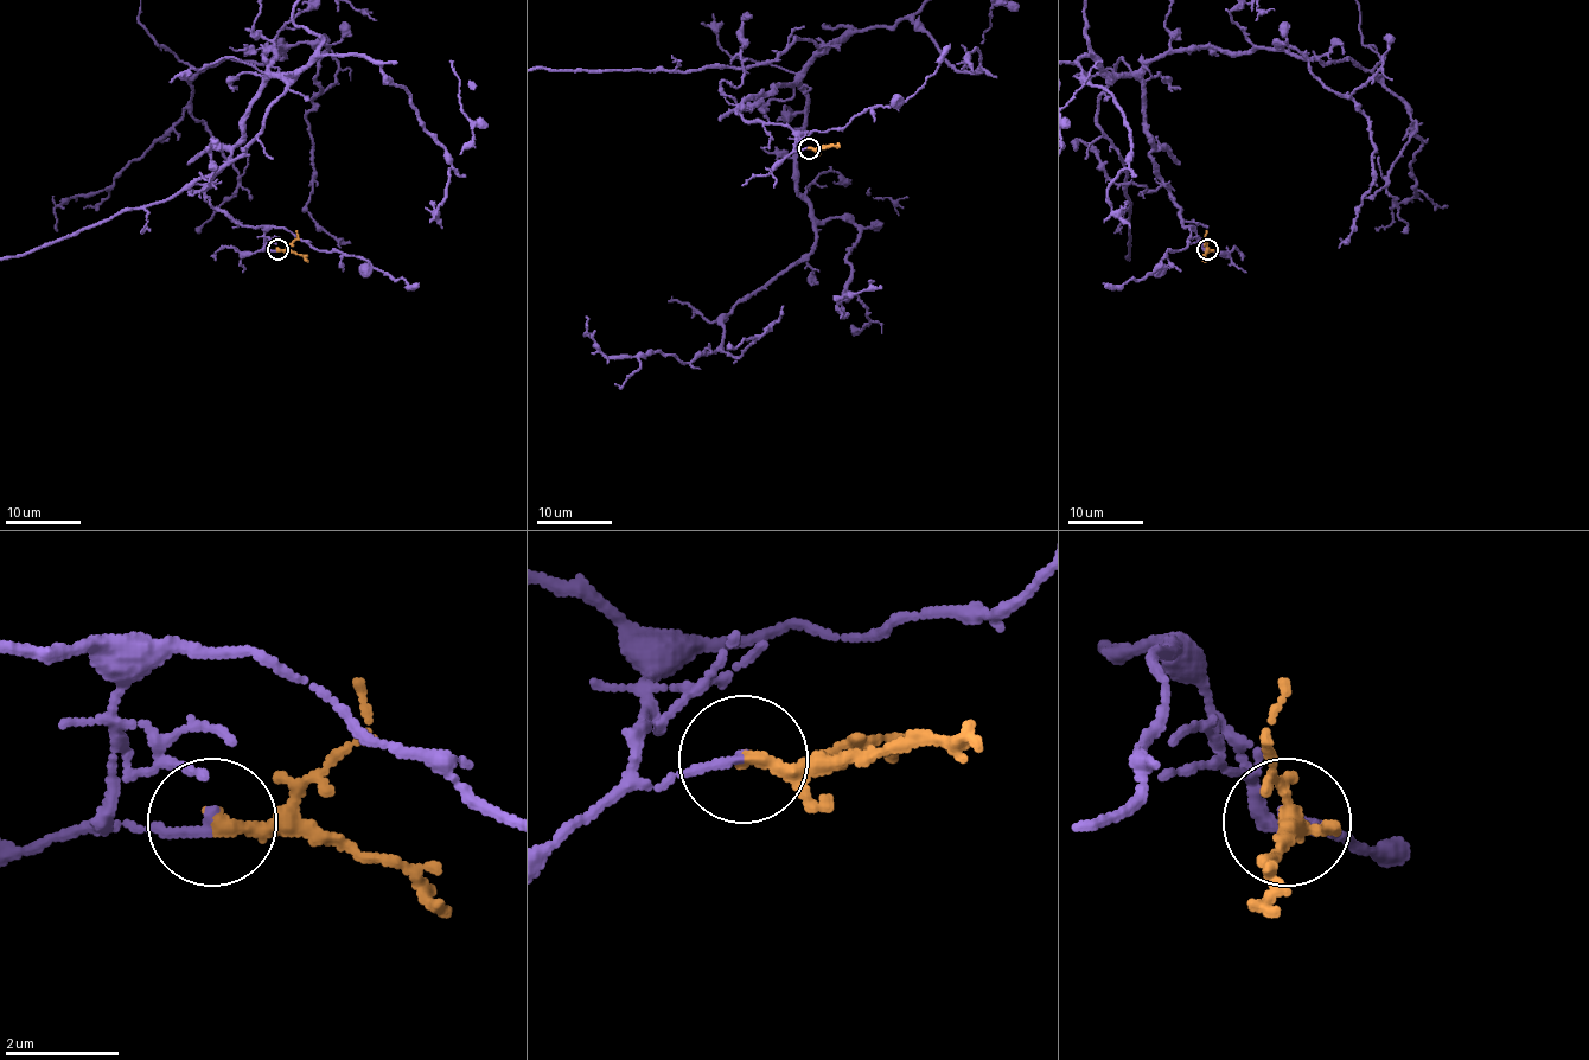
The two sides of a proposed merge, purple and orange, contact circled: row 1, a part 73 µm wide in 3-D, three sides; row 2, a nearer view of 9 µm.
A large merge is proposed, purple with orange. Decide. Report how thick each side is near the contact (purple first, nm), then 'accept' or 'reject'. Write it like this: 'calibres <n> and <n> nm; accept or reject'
calibres 180 and 260 nm; accept

